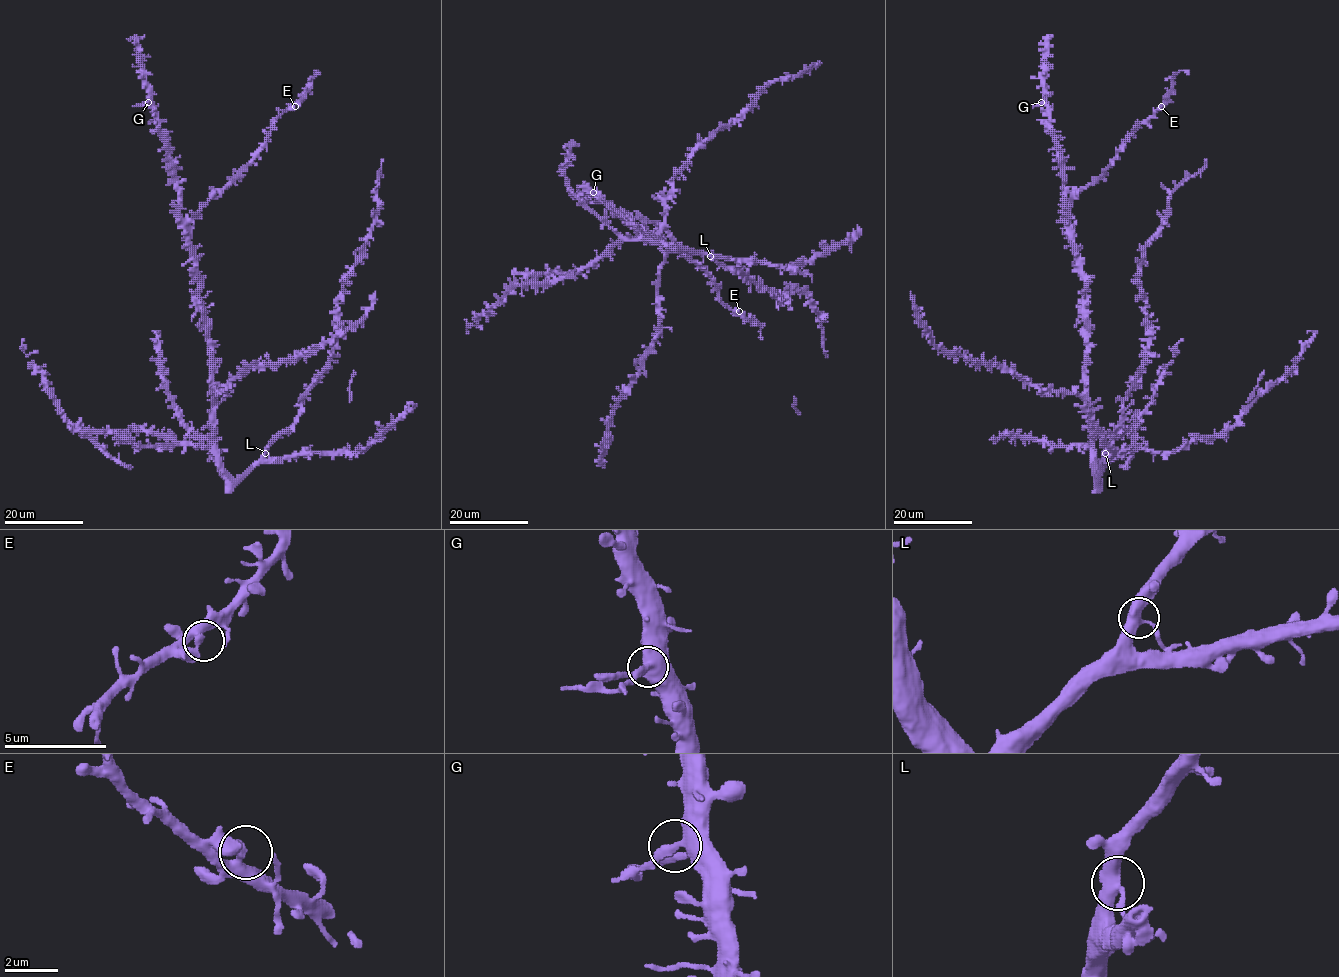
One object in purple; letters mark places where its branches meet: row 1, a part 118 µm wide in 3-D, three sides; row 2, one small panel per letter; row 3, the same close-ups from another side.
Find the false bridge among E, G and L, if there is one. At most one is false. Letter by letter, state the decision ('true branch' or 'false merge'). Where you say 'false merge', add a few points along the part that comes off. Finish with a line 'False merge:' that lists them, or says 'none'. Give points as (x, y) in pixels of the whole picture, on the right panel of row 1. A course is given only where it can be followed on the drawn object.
E: true branch
G: false merge
L: true branch
False merge: G

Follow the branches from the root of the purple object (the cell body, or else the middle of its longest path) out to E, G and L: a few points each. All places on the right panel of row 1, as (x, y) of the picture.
E: (1094, 431), (1087, 392), (1085, 273), (1069, 221), (1070, 199), (1102, 173), (1125, 139), (1161, 106)
G: (1094, 431), (1087, 392), (1085, 273), (1074, 228), (1065, 213), (1064, 170), (1057, 137), (1049, 109), (1041, 101)
L: (1094, 431), (1094, 468), (1097, 479), (1105, 453)

